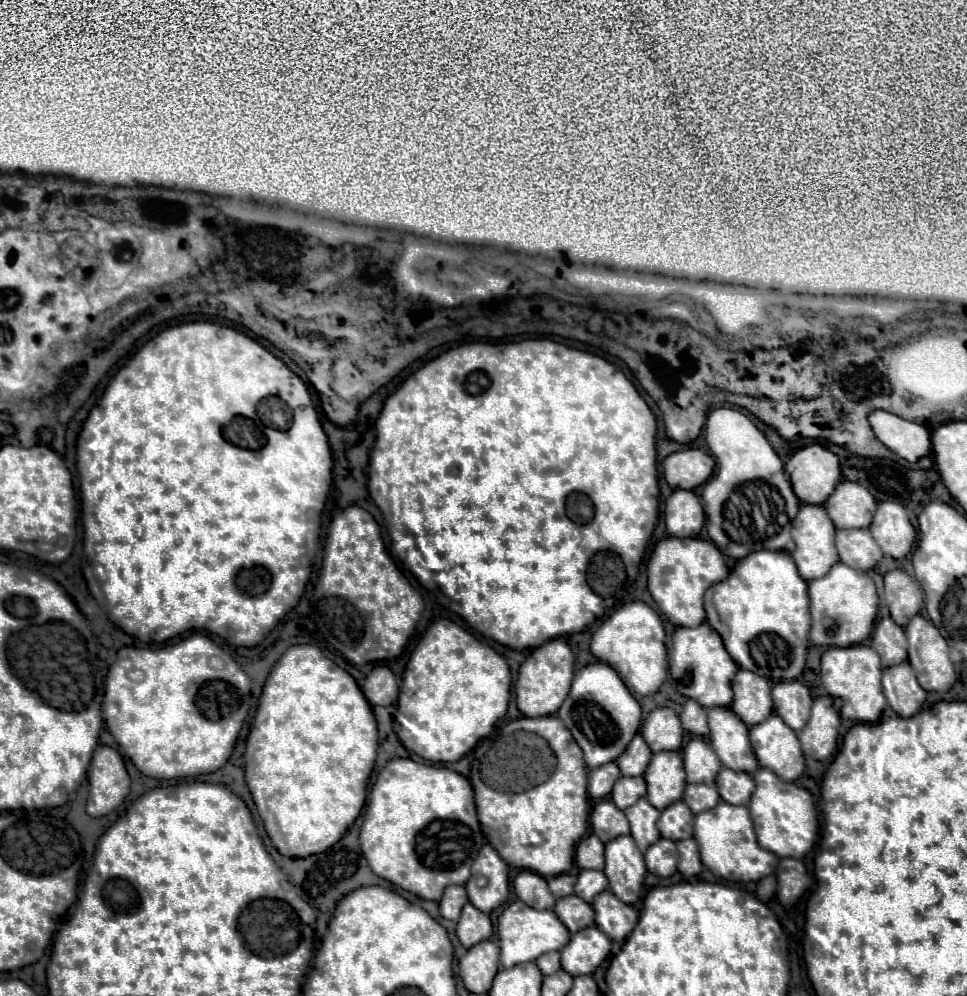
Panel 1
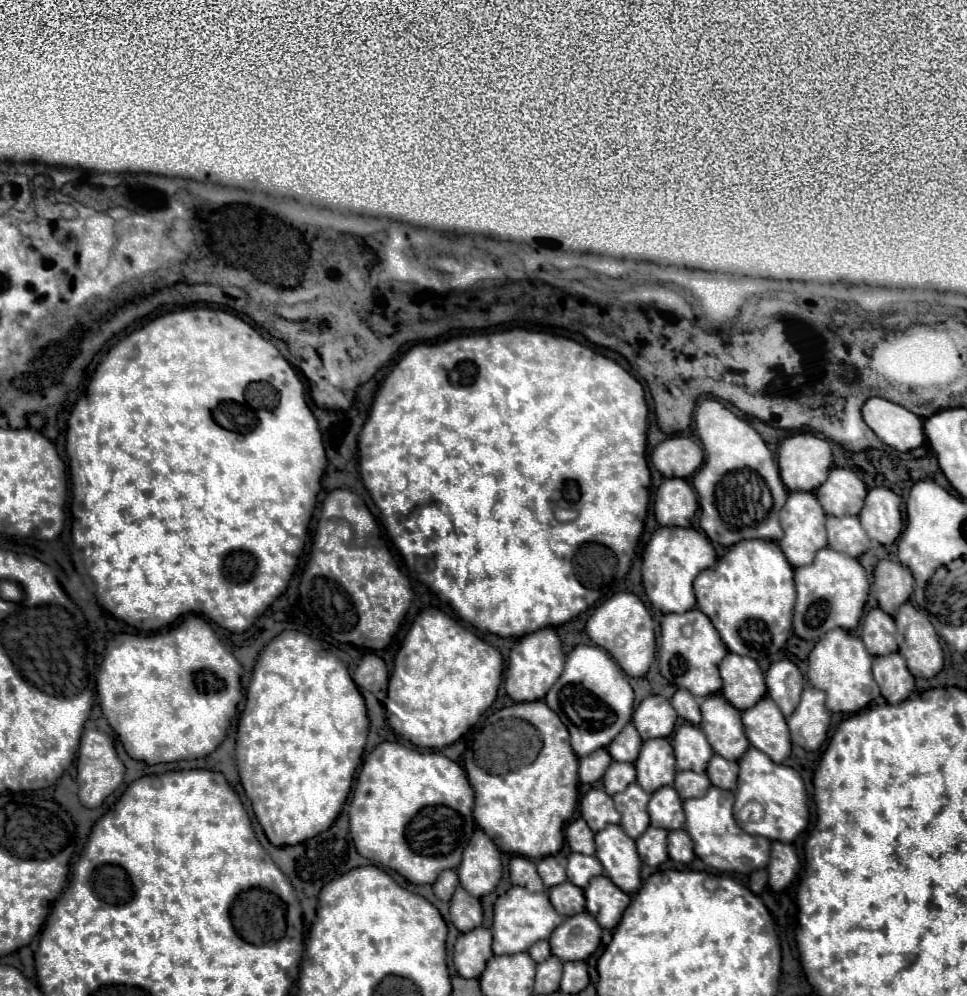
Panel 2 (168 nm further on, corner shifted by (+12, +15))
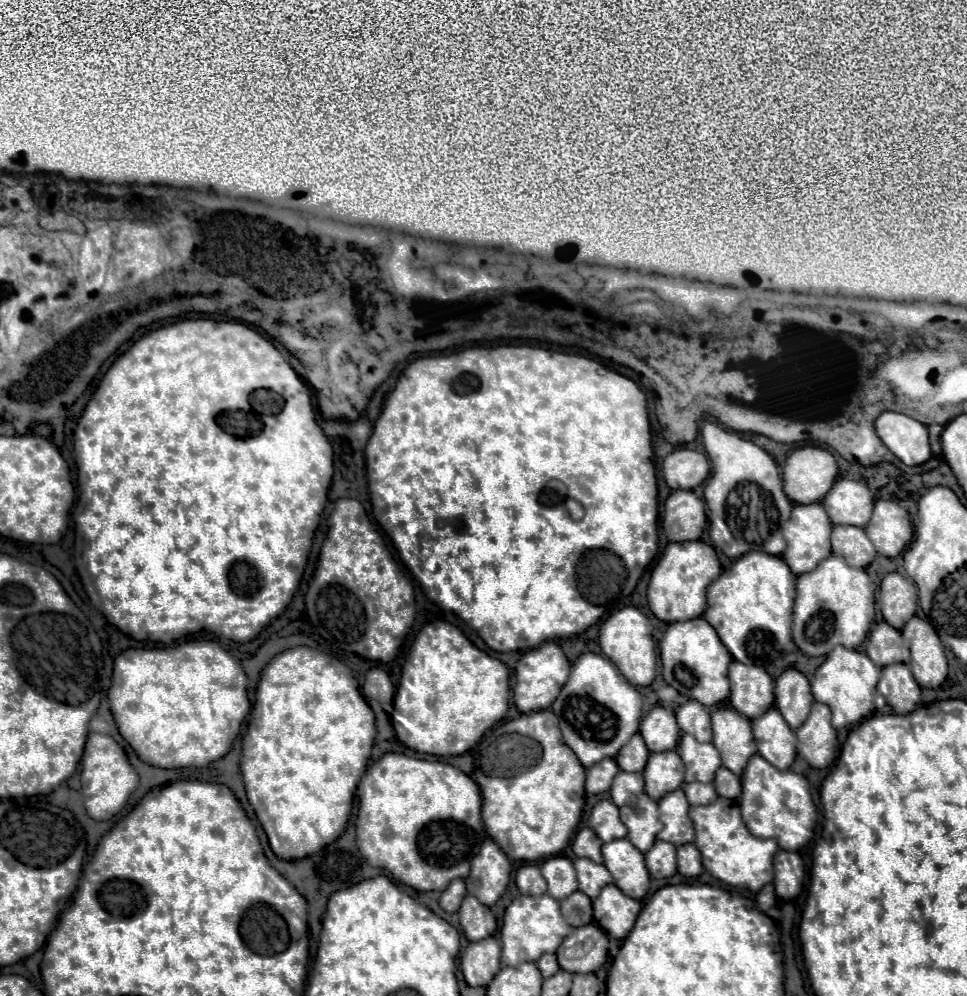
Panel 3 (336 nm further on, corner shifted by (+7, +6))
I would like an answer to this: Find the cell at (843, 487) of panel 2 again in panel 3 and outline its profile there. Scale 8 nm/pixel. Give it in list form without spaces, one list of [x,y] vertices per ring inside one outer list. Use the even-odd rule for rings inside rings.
[[[838,479],[822,501],[834,525],[860,525],[864,527],[872,515],[874,497],[860,481]]]

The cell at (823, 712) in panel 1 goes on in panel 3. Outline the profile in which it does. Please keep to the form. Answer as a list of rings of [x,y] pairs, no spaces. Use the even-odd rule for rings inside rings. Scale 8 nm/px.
[[[814,701],[808,719],[796,729],[798,753],[816,769],[832,763],[836,753],[836,729],[830,723],[830,707]]]

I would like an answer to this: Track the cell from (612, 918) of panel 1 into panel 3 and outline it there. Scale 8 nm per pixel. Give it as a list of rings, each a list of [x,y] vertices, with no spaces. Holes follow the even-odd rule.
[[[606,885],[592,905],[594,921],[614,939],[624,939],[630,933],[642,909],[640,901],[630,899],[616,885]]]

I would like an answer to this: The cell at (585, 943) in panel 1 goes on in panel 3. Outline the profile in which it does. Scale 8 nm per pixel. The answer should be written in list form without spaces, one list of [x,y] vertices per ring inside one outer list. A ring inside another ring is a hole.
[[[588,923],[588,925],[576,927],[576,929],[562,941],[560,949],[556,951],[558,963],[560,963],[560,967],[562,967],[564,971],[570,971],[570,973],[592,973],[592,971],[596,971],[602,963],[606,963],[609,958],[613,958],[609,954],[611,940],[615,939],[609,939],[608,935],[604,933],[604,929],[600,929],[600,925],[596,925],[596,923]]]

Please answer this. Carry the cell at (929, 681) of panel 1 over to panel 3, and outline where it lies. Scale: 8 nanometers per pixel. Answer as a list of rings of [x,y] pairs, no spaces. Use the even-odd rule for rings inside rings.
[[[912,617],[902,635],[910,639],[910,653],[912,653],[912,675],[920,687],[936,689],[944,683],[948,675],[948,663],[944,655],[944,647],[926,619]]]

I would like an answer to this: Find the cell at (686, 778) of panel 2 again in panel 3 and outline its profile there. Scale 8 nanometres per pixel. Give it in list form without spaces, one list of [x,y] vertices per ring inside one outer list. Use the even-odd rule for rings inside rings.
[[[698,781],[696,783],[684,783],[682,789],[684,789],[690,805],[708,805],[708,803],[718,799],[712,783],[698,783]]]

